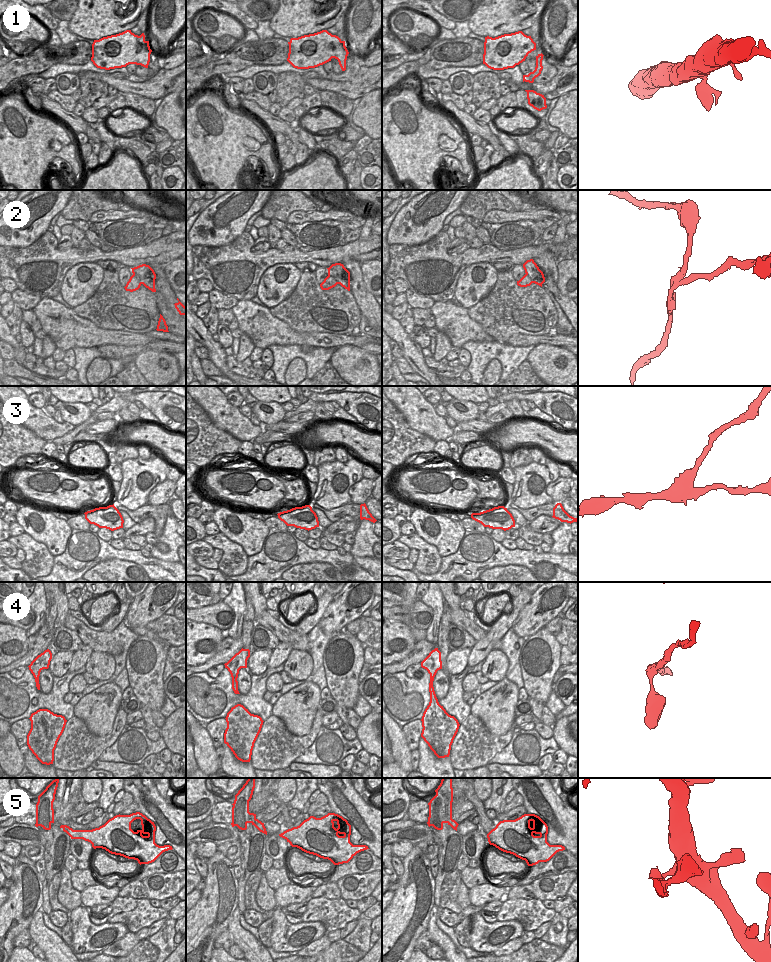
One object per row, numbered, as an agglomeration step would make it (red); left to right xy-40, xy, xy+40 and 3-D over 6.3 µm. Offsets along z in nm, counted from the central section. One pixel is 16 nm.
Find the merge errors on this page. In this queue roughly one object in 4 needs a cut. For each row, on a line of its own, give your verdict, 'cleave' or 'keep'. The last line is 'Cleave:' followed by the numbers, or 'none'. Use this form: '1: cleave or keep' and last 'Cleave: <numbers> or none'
1: keep
2: cleave
3: cleave
4: keep
5: cleave
Cleave: 2, 3, 5

